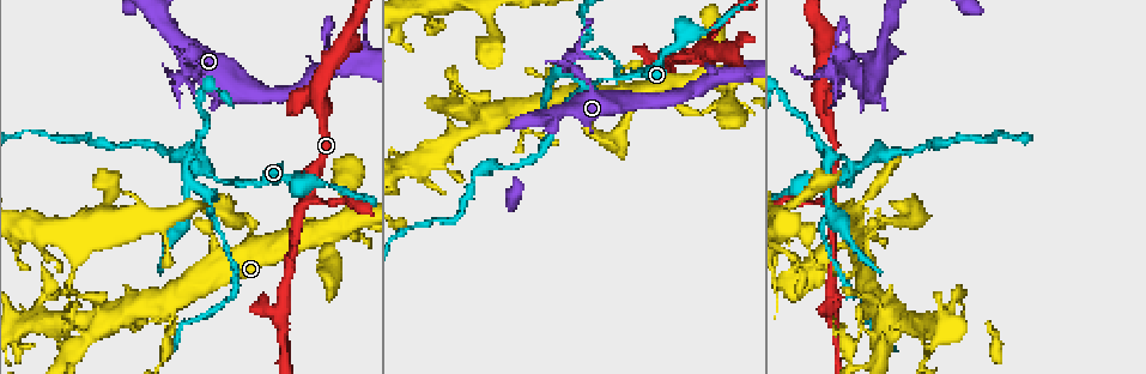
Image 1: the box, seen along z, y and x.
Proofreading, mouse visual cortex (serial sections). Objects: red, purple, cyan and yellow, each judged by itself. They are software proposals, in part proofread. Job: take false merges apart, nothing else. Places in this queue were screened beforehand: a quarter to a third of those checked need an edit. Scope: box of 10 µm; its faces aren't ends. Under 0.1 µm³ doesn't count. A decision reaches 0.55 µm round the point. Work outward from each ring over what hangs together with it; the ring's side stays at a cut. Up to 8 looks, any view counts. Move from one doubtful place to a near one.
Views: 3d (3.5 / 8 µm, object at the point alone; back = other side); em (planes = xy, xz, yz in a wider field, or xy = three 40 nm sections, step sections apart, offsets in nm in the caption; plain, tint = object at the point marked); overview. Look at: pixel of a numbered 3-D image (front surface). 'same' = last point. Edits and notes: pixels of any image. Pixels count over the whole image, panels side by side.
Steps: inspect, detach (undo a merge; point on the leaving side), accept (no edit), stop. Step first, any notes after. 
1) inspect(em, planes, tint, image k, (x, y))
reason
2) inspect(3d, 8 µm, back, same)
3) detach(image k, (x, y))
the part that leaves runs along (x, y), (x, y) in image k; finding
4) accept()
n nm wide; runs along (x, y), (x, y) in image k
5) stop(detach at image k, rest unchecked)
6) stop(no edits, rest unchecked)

inspect(3d, 3.5 µm, image 1, (860, 170))
sharp bend

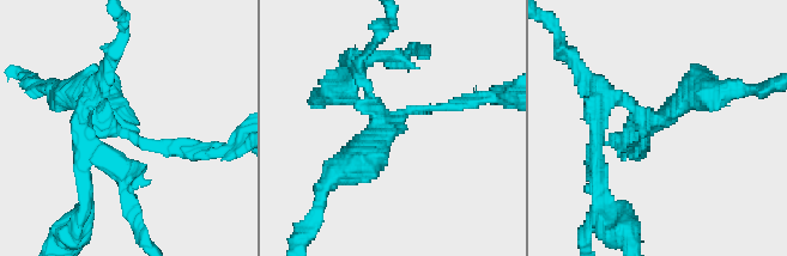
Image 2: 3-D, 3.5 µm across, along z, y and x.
inspect(em, planes, tint, image 2, (122, 123))
3 arms; arms of 150, 200, 400 nm

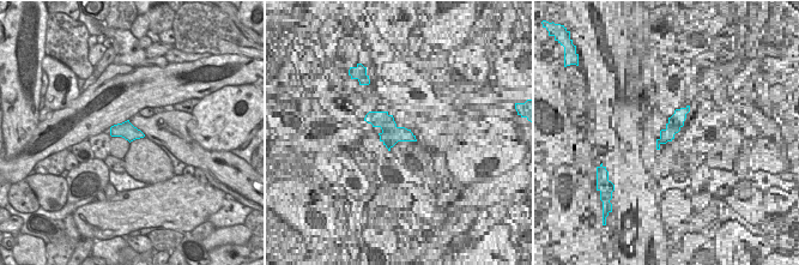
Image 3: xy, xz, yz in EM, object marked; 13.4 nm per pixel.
detach(image 2, (368, 85))
a second cell is stuck on

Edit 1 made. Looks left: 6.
inspect(3d, 3.5 µm, image 1, (164, 328))
narrows sharply

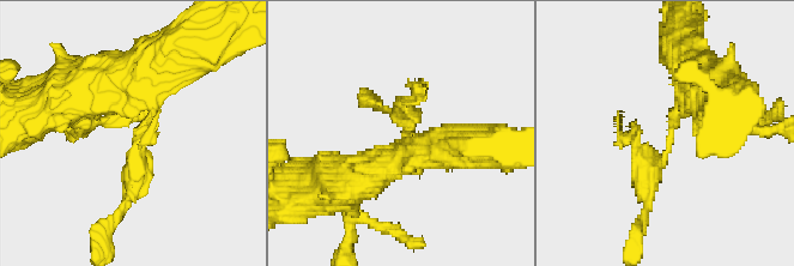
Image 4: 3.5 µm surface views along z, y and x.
inspect(em, xy, step 2, tint, image 4, (670, 136))

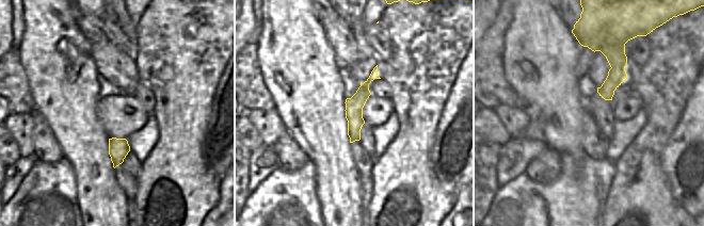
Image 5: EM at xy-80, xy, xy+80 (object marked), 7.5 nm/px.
detach(image 4, (407, 107))
the part that leaves runs along (676, 114), (670, 146), (648, 173), (648, 210) in image 4; two cells meet here

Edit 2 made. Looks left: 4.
inspect(3d, 3.5 µm, image 1, (188, 55))

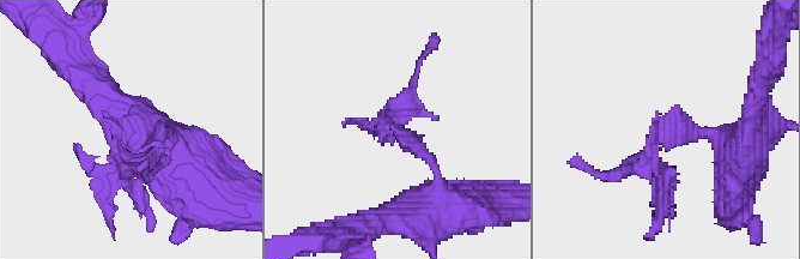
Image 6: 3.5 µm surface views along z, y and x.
inspect(em, xy, step 5, tint, image 6, (129, 134))
shape alone is not enough

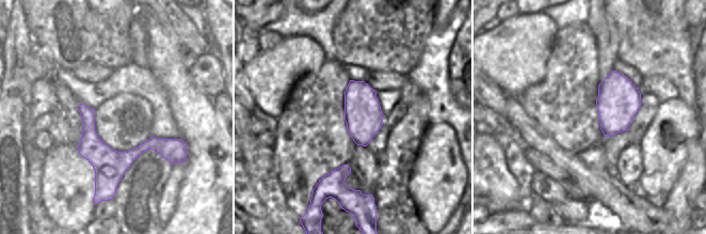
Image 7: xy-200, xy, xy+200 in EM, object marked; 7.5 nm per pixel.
inspect(em, xy, step 2, tint, same)
cut it another way

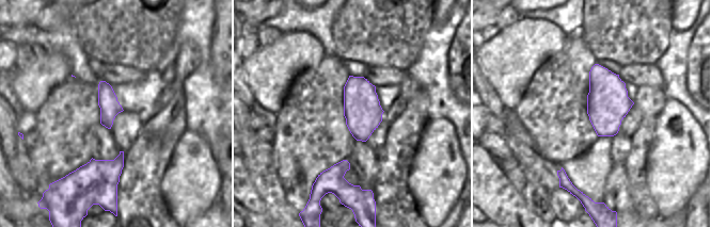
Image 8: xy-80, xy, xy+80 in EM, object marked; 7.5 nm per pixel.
accept()
runs along (725, 134), (662, 134), (660, 202) in image 6; one cell here

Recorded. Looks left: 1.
stop(detach at image 2, detach at image 4, rest unchecked)

